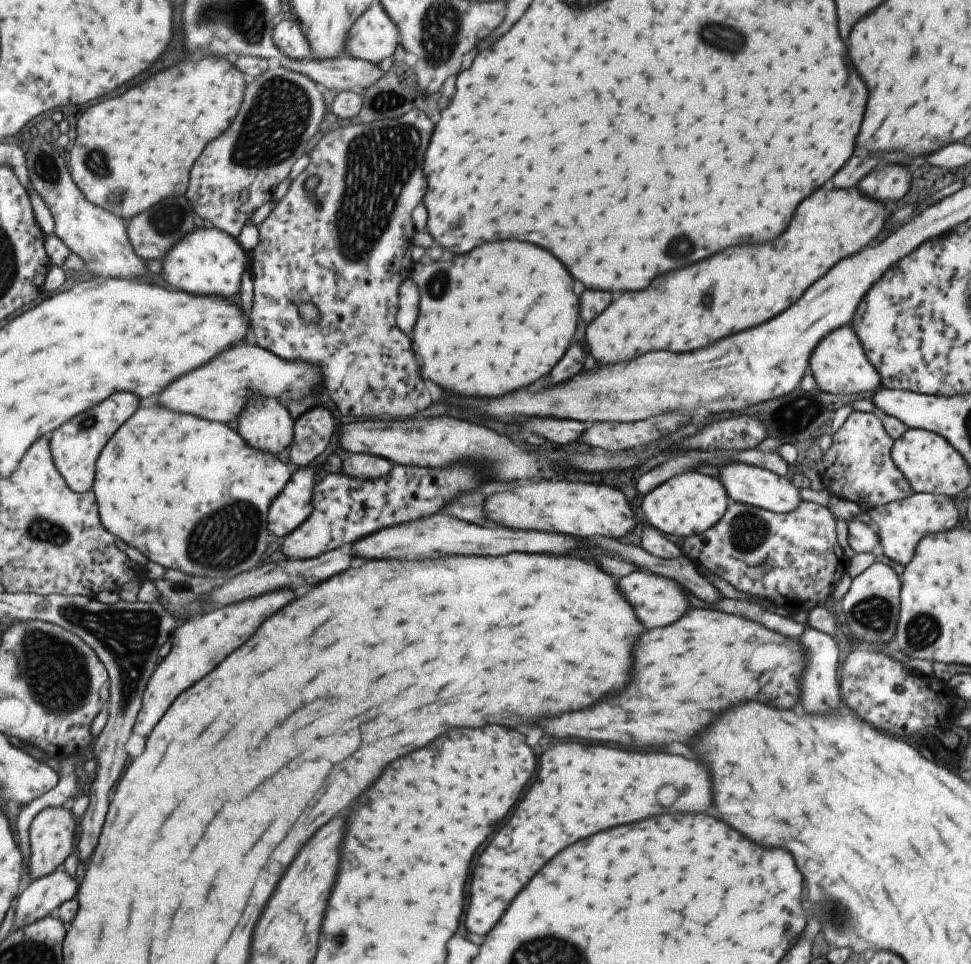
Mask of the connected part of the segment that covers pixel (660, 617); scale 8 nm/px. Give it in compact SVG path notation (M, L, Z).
M633 570L631 574L617 578L615 582L617 590L621 592L621 596L625 598L625 602L633 608L635 618L639 620L639 624L643 628L655 628L655 626L665 626L669 622L675 622L687 606L691 606L687 600L690 592L684 592L685 588L681 584L677 584L675 580L657 574L650 574L643 570Z

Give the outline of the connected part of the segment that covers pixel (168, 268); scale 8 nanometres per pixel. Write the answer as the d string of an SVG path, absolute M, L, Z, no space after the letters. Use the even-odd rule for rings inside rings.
M208 224L198 226L193 232L179 238L179 242L175 242L165 252L165 256L161 258L163 278L173 288L183 290L187 294L221 296L228 300L239 293L239 279L248 266L245 255L246 252L243 252L233 236Z

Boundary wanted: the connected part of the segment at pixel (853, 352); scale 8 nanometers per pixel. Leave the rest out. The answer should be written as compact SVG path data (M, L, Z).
M850 325L839 326L833 332L829 332L827 336L821 338L811 352L807 366L807 373L810 373L813 377L815 387L832 395L874 392L875 388L880 386L879 374L867 362L859 339Z

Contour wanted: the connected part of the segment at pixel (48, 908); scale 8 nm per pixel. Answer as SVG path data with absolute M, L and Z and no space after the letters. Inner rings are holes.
M53 871L36 879L21 889L15 900L15 918L19 924L31 924L39 918L54 915L61 902L73 898L77 892L77 882L73 876Z

